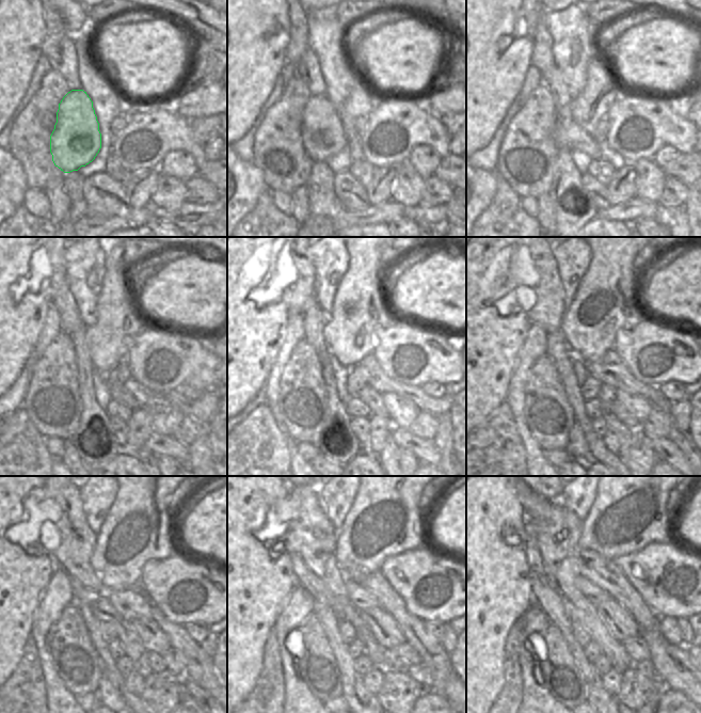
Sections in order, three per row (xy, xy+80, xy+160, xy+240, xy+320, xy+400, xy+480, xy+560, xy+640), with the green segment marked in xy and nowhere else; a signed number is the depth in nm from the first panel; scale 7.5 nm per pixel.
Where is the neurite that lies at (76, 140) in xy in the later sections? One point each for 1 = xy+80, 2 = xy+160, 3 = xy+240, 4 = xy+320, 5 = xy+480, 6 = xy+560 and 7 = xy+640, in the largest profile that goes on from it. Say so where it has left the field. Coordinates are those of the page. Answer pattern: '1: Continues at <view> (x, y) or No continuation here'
1: Continues at xy+80 (322, 136)
2: Continues at xy+160 (568, 135)
3: Continues at xy+240 (118, 392)
4: Continues at xy+320 (371, 397)
5: Continues at xy+480 (128, 636)
6: Continues at xy+560 (379, 655)
7: Continues at xy+640 (646, 666).

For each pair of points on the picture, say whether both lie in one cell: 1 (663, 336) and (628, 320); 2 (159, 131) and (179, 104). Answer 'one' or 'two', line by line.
1: two
2: two

